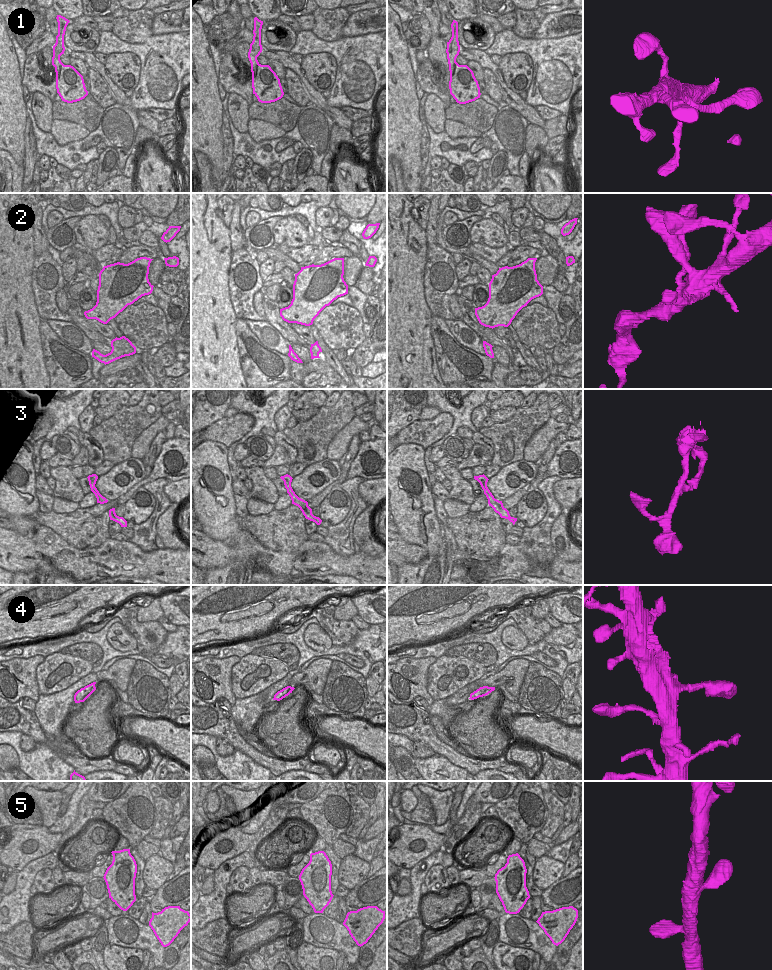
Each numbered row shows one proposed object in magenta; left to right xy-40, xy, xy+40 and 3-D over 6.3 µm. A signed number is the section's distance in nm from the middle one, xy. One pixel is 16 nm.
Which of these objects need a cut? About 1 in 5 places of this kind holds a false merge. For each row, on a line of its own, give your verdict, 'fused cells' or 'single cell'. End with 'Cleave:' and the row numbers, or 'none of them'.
1: single cell
2: single cell
3: single cell
4: single cell
5: single cell
Cleave: none of them

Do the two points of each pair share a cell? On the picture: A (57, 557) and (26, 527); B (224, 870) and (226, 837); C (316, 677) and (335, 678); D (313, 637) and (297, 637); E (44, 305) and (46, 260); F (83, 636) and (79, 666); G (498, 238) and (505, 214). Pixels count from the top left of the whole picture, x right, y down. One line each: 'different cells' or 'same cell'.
A: different cells
B: different cells
C: different cells
D: different cells
E: same cell
F: different cells
G: different cells

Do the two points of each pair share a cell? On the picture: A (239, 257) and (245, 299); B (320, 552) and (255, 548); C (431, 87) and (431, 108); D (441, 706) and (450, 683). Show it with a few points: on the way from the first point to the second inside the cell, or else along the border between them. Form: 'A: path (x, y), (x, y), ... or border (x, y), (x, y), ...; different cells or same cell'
A: path (251, 263), (257, 272), (257, 281), (253, 287); same cell
B: path (304, 562), (271, 561); same cell
C: border (428, 93), (434, 93), (441, 100), (445, 108); different cells
D: border (445, 698), (434, 700); different cells

